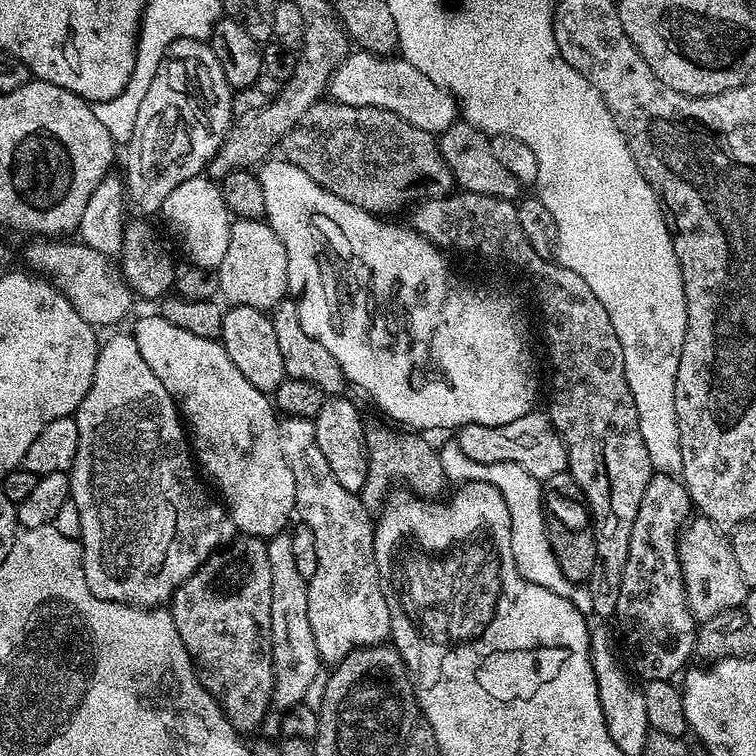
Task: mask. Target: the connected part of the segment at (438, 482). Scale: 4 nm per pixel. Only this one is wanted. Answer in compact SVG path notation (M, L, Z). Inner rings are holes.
M369 423L364 430L364 441L368 447L368 473L366 474L366 482L362 486L362 490L358 493L360 501L364 503L364 508L369 514L379 513L384 507L384 503L388 500L391 489L395 484L405 484L405 489L411 490L415 495L421 498L436 498L440 491L446 485L446 477L442 470L442 462L440 461L439 451L428 440L423 440L423 435L417 434L412 430L401 430L399 427L390 426L387 428L384 424Z

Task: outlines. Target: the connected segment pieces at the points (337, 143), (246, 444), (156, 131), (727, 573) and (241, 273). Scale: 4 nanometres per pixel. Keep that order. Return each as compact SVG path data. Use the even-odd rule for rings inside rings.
M321 98L317 100L314 106L310 106L310 110L306 110L306 114L302 114L300 121L288 131L282 145L282 152L288 161L294 166L298 166L298 170L306 170L306 174L310 174L310 178L314 178L314 182L318 182L318 186L330 190L330 194L338 194L338 198L373 214L388 214L384 212L396 212L399 208L404 207L407 209L409 206L419 204L421 200L436 200L440 196L449 195L454 188L452 171L450 166L446 166L446 162L442 158L437 137L426 130L418 130L418 126L410 126L410 122L398 118L398 114L390 114L390 110L382 110L381 108L346 106L331 98Z
M158 314L142 317L134 335L146 366L166 386L186 421L195 463L216 483L215 491L222 497L237 533L259 536L267 542L285 531L288 519L296 512L296 487L282 454L280 420L269 393L250 386L242 370L230 362L230 354L219 339L198 338L198 334L190 334Z
M182 38L175 40L168 53L158 66L158 74L154 74L154 82L150 82L150 90L139 97L138 114L134 118L132 136L126 142L128 157L124 160L122 179L126 189L126 200L141 212L141 217L159 213L162 202L170 190L182 186L190 178L201 175L208 163L222 146L226 134L232 128L233 89L226 82L226 74L222 74L222 66L214 54L211 43L202 40Z
M707 518L689 519L678 537L678 551L688 609L692 611L692 617L696 621L713 620L744 603L750 590L746 582L742 582L742 573L734 558L731 539L716 525L711 524Z
M233 219L230 230L230 246L226 246L226 258L222 258L218 269L221 297L228 299L229 305L254 306L271 310L289 295L288 259L286 246L278 238L267 219Z

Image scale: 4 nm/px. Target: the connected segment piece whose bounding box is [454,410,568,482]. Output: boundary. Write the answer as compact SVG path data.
M533 410L506 422L502 426L478 426L468 424L455 433L454 443L474 462L493 464L510 462L522 466L535 480L549 480L554 474L568 471L568 452L564 448L564 439L550 422L547 411Z

